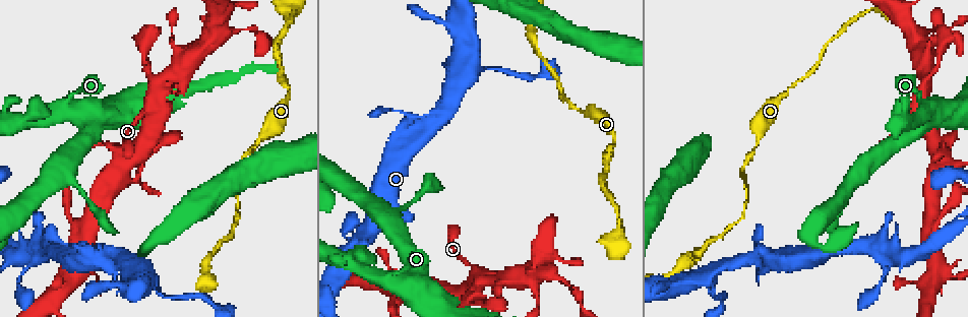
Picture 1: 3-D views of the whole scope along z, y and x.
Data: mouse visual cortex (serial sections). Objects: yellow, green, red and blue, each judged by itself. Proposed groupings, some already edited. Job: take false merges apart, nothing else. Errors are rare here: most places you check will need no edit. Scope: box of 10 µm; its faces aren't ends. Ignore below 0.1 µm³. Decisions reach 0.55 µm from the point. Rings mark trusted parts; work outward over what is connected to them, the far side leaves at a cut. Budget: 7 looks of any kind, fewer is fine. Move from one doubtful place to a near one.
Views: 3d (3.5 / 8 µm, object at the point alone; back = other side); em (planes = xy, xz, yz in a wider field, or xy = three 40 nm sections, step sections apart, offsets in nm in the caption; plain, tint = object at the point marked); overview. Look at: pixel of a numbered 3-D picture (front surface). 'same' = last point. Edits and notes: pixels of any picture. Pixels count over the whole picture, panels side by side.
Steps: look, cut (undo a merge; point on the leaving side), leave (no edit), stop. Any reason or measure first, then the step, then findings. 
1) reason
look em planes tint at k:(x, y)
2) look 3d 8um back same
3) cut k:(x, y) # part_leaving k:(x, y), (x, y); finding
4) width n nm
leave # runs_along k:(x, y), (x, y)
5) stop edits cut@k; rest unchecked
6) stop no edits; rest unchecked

four arms meet
look 3d 3.5um at 1:(125, 179)

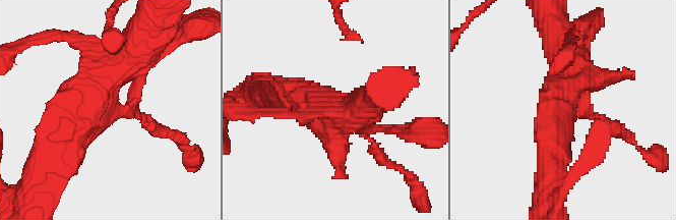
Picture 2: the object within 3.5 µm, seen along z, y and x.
need the tissue
look em xy step 3 tint at 2:(106, 104)

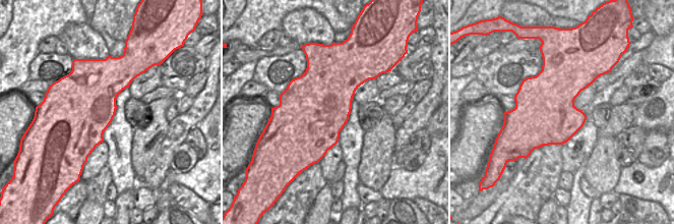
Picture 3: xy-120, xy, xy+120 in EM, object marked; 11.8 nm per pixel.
leave # runs_along 2:(137, 39), (87, 95), (56, 145); all the same cell

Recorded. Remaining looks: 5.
three-way junction
look 3d 8um at 1:(31, 261)

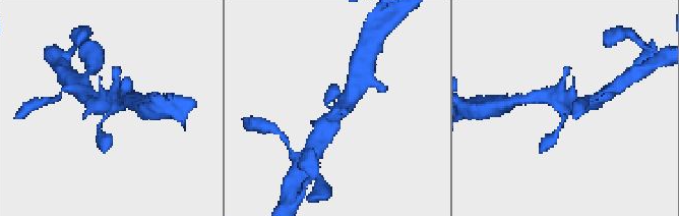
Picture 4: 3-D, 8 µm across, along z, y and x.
look em xy step 5 tint same

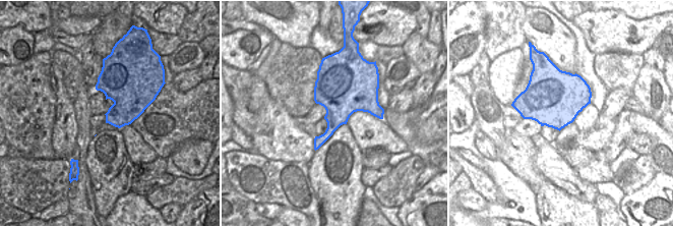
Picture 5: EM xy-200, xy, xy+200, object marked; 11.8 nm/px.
leave # runs_along 4:(352, 91), (351, 100), (319, 134); all the same cell

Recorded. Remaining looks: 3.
small branch off a trunk
look 3d 3.5um at 1:(714, 277)

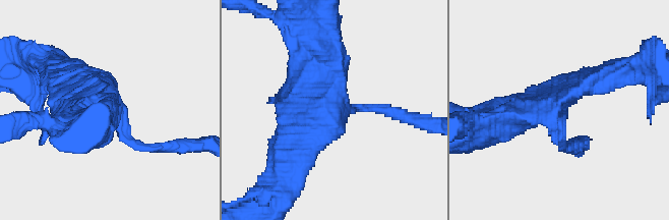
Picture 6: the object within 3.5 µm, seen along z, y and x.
look em xy step 2 tint at 6:(333, 104)

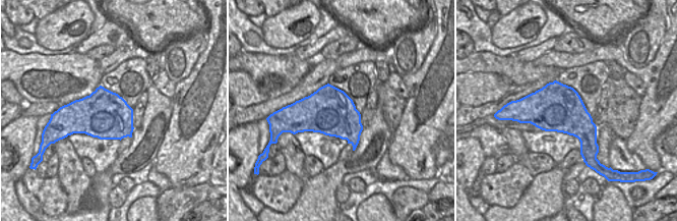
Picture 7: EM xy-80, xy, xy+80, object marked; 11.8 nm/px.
look em xy step 1 tint same

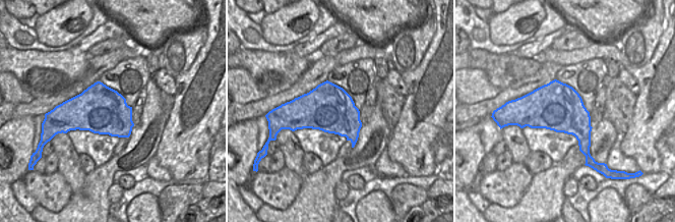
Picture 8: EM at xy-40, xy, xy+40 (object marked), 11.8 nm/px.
leave # runs_along 6:(604, 73), (500, 123); all the same cell

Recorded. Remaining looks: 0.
stop no edits; rest unchecked

